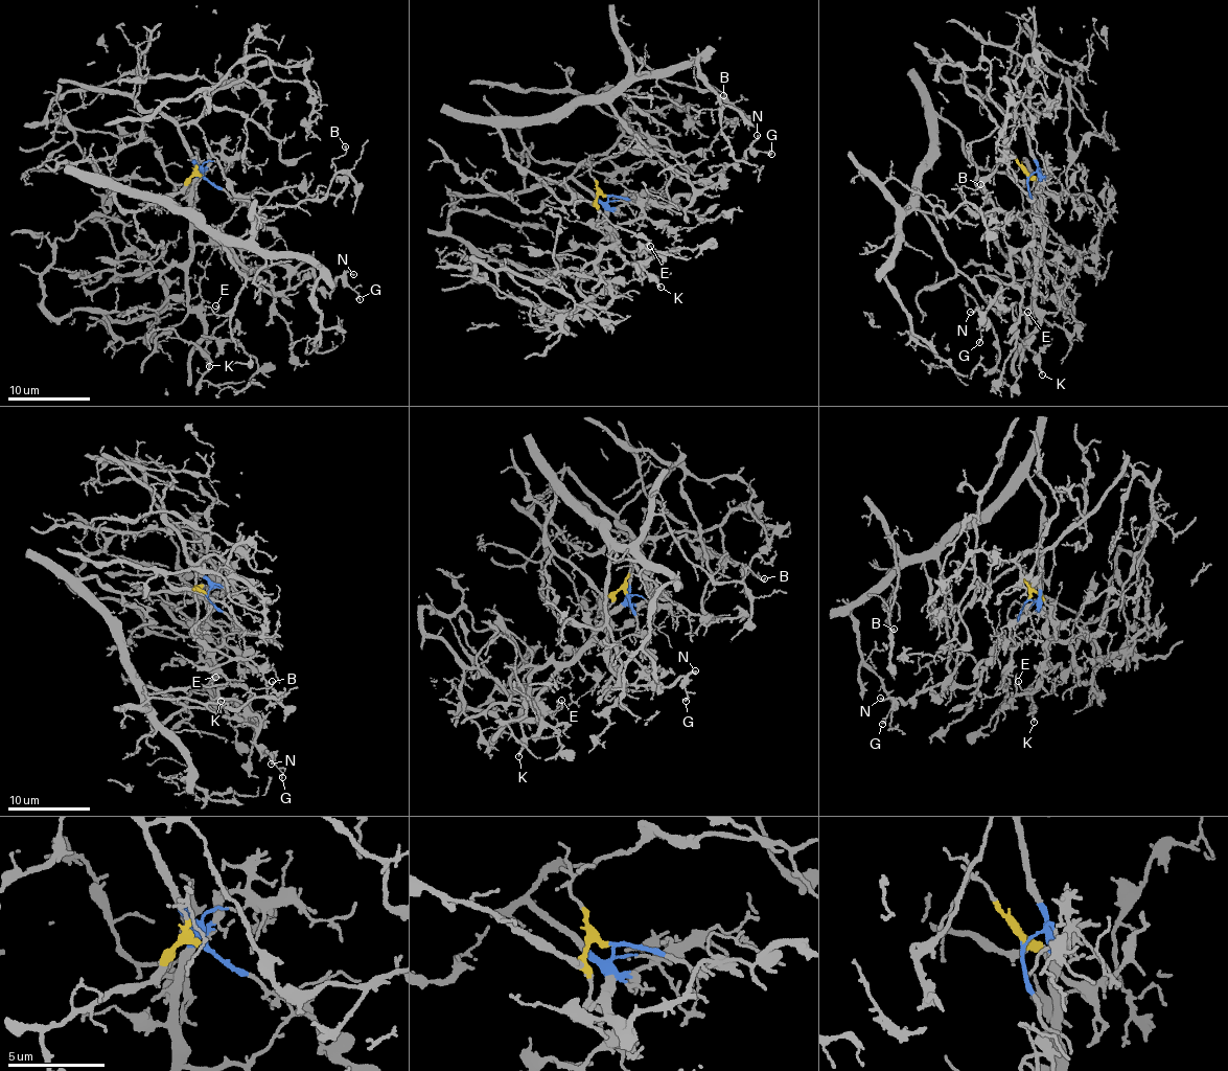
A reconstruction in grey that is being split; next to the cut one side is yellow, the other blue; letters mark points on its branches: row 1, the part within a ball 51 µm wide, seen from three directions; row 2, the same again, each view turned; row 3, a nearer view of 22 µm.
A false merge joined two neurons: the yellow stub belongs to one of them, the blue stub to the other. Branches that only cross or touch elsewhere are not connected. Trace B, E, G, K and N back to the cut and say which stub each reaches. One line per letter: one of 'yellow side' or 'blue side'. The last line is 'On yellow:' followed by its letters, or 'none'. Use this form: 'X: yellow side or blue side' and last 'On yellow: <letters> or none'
B: yellow side
E: blue side
G: blue side
K: blue side
N: blue side
On yellow: B

